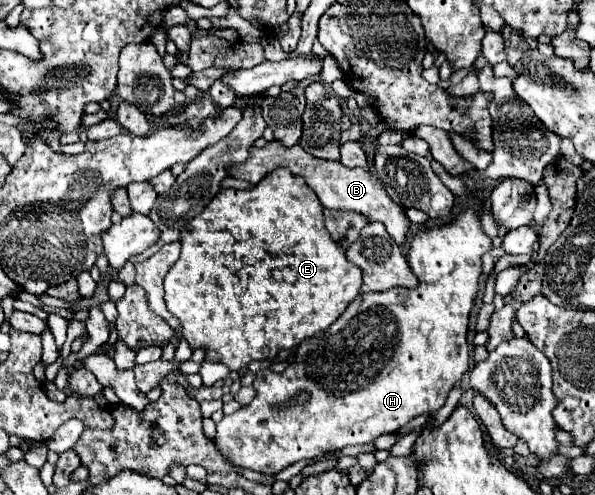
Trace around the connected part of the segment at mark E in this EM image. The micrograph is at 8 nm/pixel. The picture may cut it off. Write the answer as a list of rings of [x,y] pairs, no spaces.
[[[278,168],[274,172],[270,172],[260,184],[256,184],[252,190],[234,190],[234,188],[226,188],[220,190],[214,200],[196,216],[192,218],[184,228],[182,228],[182,254],[178,258],[178,262],[170,268],[170,272],[164,278],[164,290],[166,290],[166,304],[168,310],[180,320],[182,326],[182,334],[188,340],[190,348],[202,348],[206,352],[206,360],[210,362],[222,362],[226,364],[230,370],[240,370],[244,366],[248,366],[254,360],[272,360],[278,356],[280,350],[288,350],[298,346],[302,340],[324,332],[344,310],[346,306],[360,294],[360,286],[362,286],[362,272],[358,266],[350,264],[346,260],[346,250],[334,242],[326,230],[324,224],[324,214],[322,214],[322,204],[318,200],[318,196],[314,196],[314,190],[306,186],[306,182],[298,176],[294,176],[290,170],[286,168]]]

